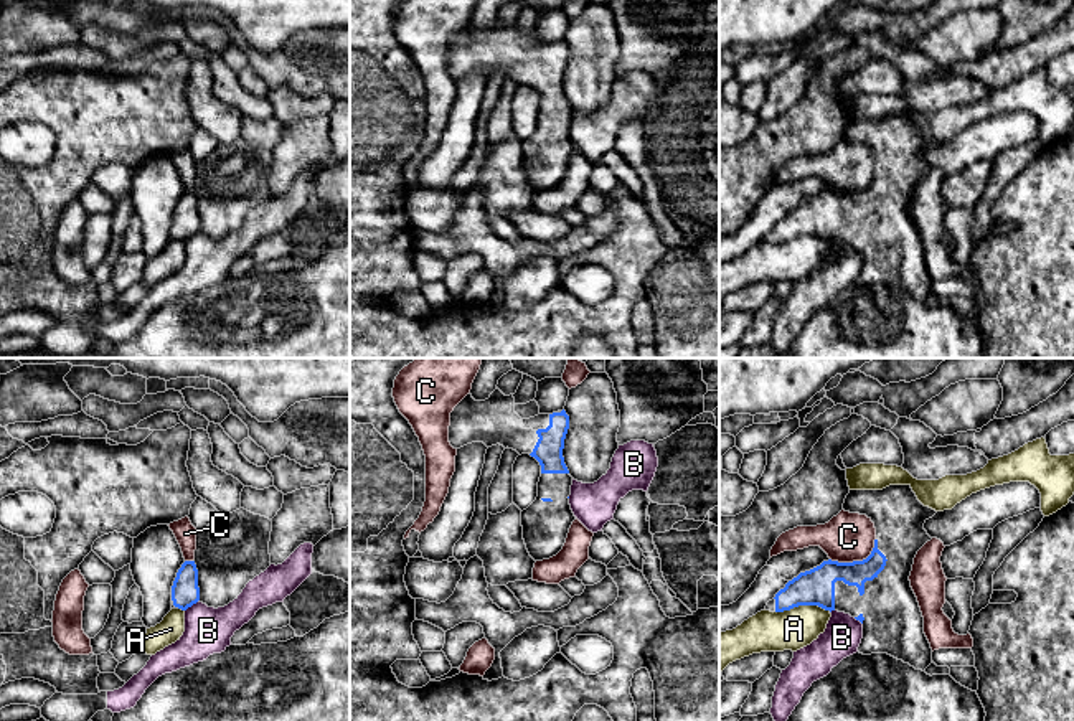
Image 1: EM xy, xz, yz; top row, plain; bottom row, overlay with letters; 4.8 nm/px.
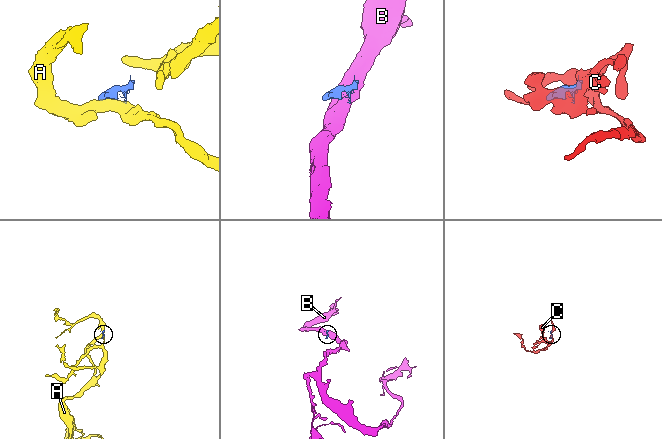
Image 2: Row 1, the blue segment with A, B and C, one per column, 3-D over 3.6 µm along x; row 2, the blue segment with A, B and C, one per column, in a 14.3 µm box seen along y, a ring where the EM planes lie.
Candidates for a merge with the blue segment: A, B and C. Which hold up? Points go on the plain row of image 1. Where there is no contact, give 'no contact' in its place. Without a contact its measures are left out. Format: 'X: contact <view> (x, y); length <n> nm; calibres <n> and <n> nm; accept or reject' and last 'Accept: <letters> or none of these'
A: contact yz (802, 235); length 280 nm; calibres 180 and 200 nm; reject
B: contact xy (192, 235); length 90 nm; calibres 140 and 220 nm; reject
C: contact yz (857, 192); length 240 nm; calibres 180 and 240 nm; reject
Accept: none of these

